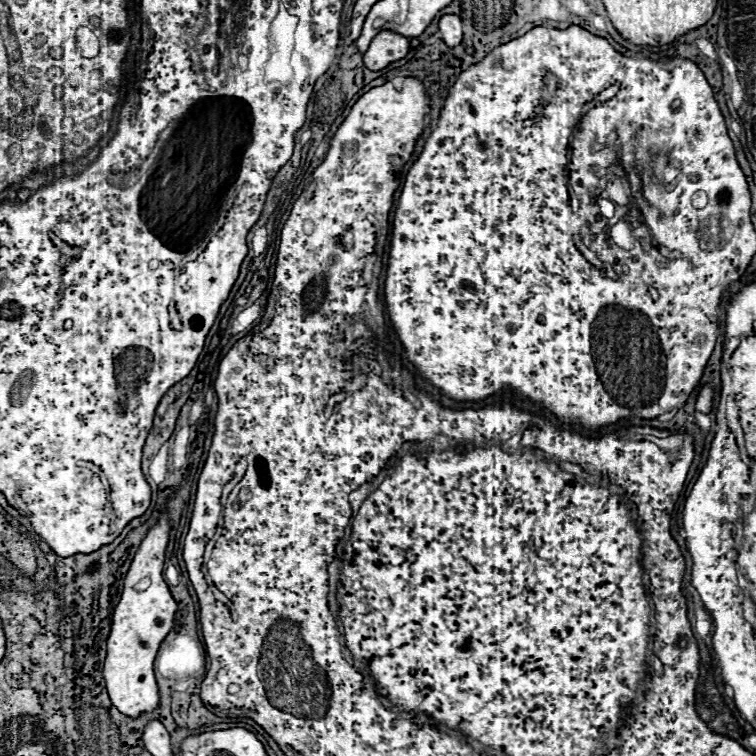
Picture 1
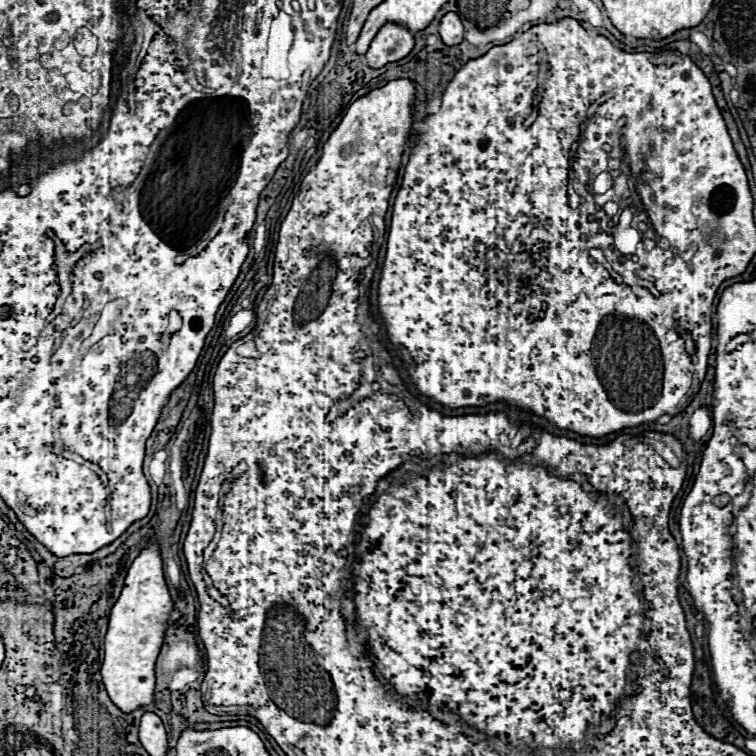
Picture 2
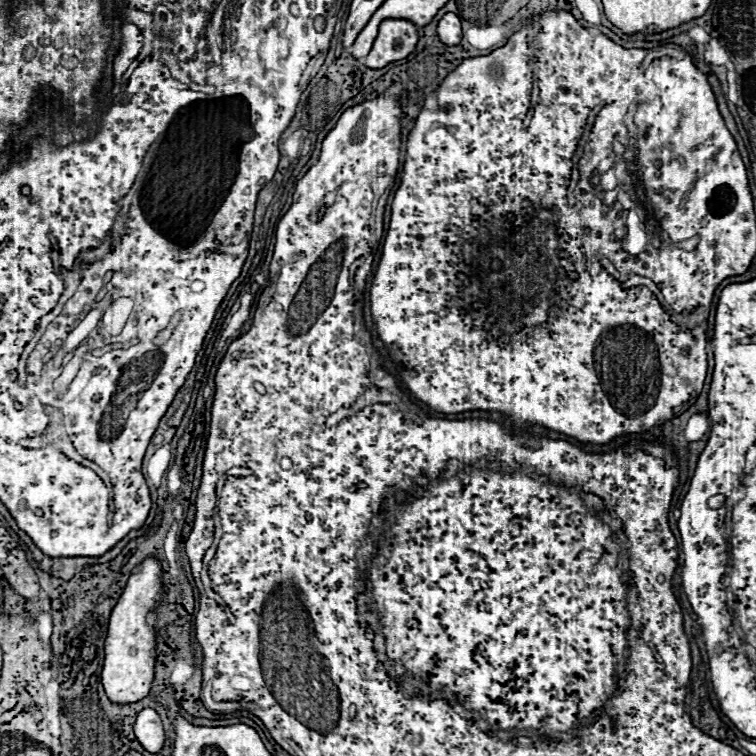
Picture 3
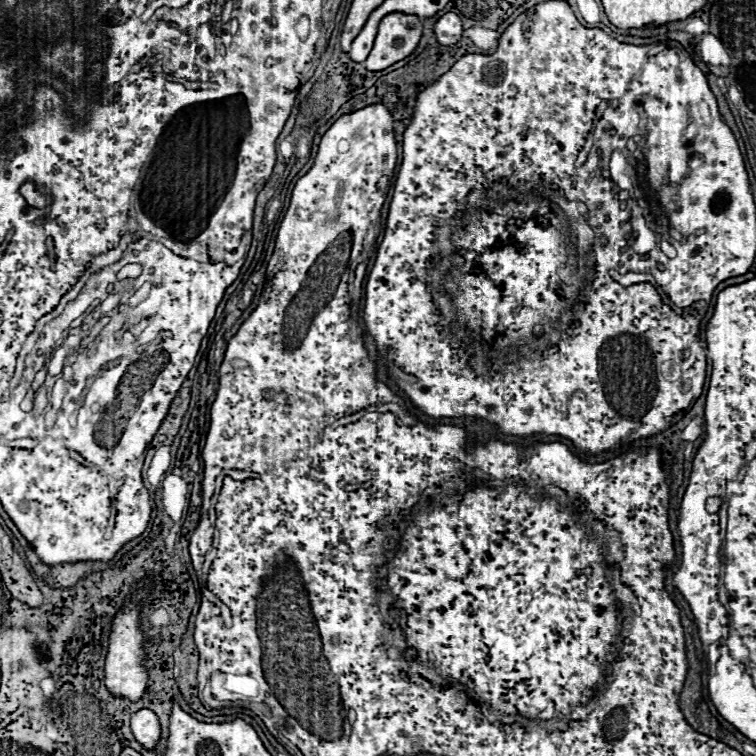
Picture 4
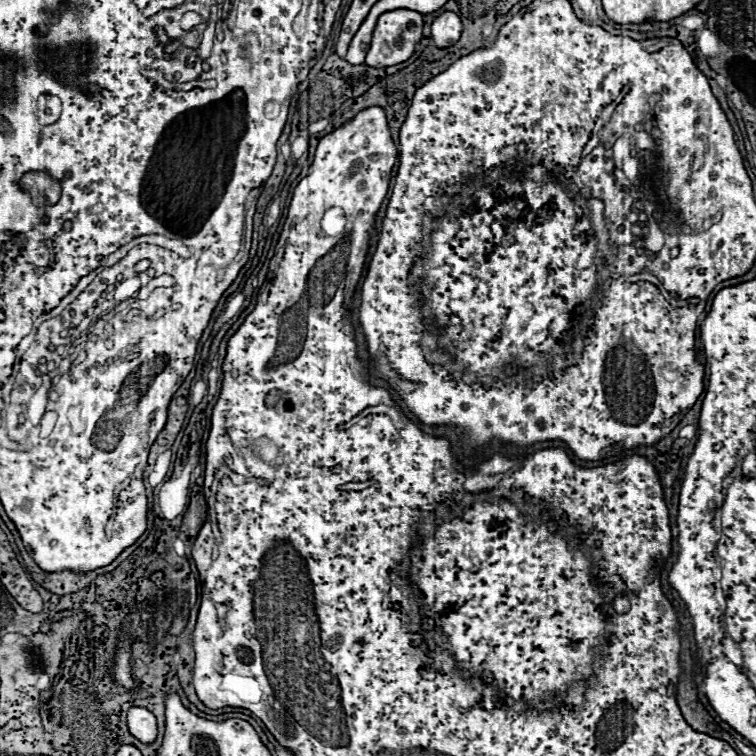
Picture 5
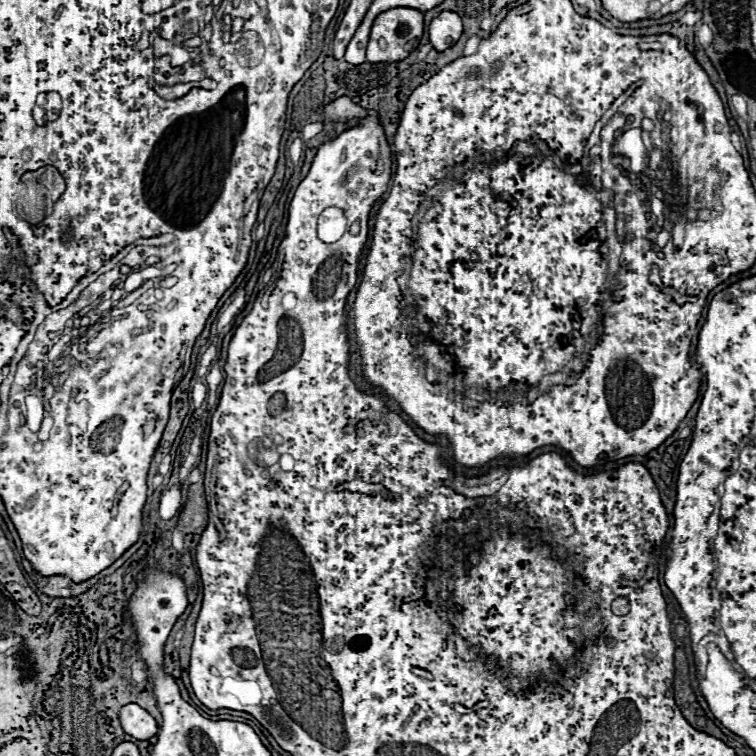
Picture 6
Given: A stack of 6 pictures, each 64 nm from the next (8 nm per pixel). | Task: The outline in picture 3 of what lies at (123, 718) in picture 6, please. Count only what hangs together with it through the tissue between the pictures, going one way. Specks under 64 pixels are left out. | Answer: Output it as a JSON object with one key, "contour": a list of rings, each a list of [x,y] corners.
{"contour":[[[150,708],[138,712],[136,724],[134,724],[134,734],[136,734],[136,740],[150,754],[158,754],[164,746],[164,728],[160,722],[160,716]]]}

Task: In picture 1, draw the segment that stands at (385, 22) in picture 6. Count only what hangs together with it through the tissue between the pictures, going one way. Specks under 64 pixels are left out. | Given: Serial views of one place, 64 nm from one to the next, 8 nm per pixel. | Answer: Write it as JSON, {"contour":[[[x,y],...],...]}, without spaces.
{"contour":[[[380,32],[372,40],[370,48],[366,50],[364,64],[368,70],[378,72],[378,70],[386,68],[390,62],[404,58],[408,48],[410,48],[410,38],[404,38],[394,32]]]}

